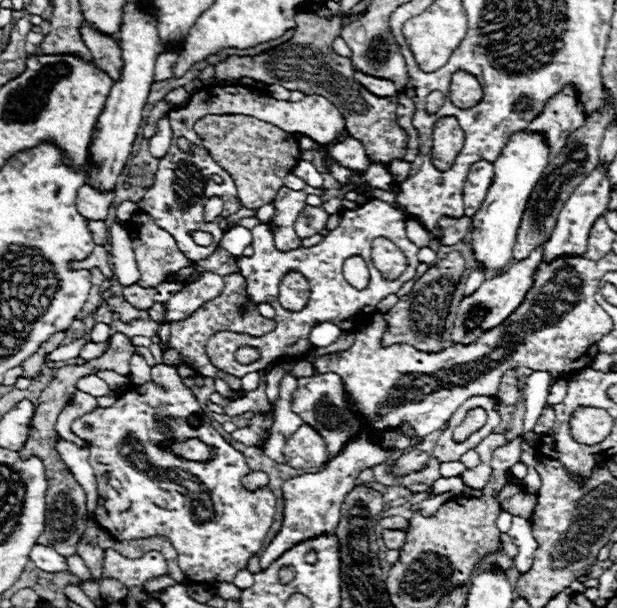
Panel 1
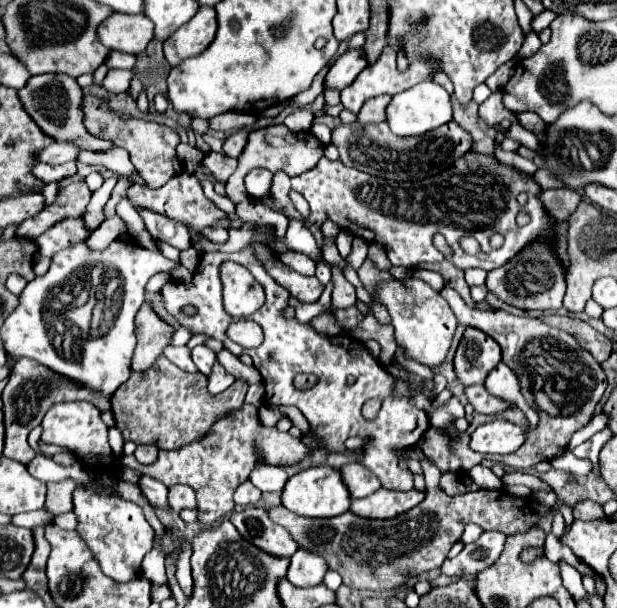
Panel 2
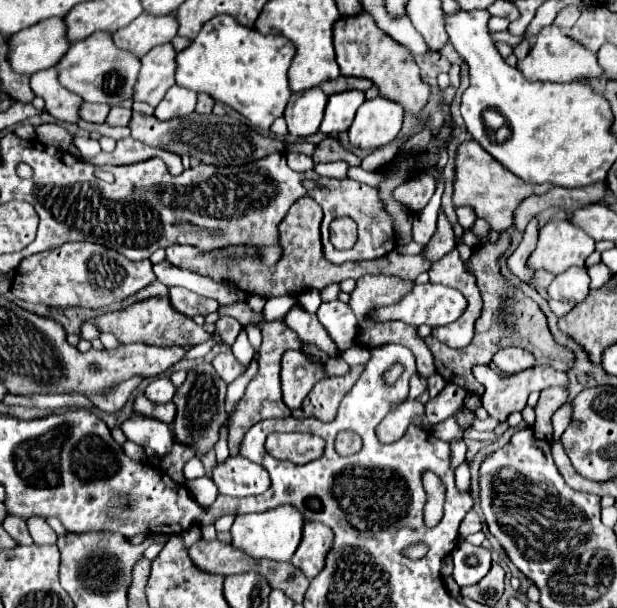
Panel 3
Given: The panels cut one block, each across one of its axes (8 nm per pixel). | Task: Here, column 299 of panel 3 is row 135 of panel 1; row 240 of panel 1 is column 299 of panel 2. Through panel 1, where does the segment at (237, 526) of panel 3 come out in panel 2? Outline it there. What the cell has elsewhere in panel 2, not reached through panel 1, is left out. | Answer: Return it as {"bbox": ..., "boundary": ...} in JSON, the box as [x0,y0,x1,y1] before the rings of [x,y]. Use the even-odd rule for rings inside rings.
{"bbox":[282,466,350,518],"boundary":[[[310,466],[298,474],[294,474],[292,478],[288,478],[284,492],[282,492],[282,504],[300,514],[300,516],[308,516],[308,518],[328,518],[328,516],[340,516],[344,512],[350,510],[350,492],[340,476],[338,468],[332,466]]]}

